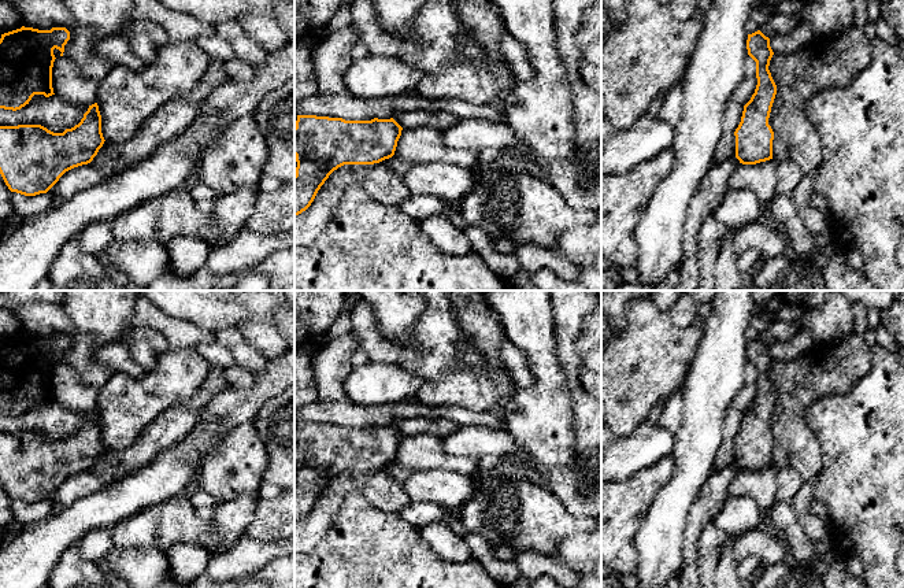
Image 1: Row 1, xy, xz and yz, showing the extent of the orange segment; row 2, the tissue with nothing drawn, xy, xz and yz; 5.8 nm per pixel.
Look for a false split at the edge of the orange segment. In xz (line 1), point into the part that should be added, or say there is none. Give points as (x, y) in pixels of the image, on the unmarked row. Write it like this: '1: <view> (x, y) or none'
1: none

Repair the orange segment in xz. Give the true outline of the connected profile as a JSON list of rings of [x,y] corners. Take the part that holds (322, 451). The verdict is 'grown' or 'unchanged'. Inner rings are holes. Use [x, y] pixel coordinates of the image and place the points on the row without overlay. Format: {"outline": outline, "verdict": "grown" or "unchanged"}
{"outline": [[[297,422],[294,522],[305,518],[329,482],[344,471],[374,471],[394,462],[403,434],[393,426],[345,428]]], "verdict": "unchanged"}

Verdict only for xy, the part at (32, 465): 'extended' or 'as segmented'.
as segmented

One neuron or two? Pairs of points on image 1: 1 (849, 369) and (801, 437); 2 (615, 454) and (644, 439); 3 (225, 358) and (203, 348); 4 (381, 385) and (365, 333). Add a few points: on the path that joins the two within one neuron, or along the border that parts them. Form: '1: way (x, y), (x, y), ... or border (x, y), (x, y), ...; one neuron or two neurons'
1: way (829, 373), (797, 405), (797, 417); one neuron
2: way (622, 454), (629, 454), (637, 446); one neuron
3: way (219, 355), (208, 351); one neuron
4: border (370, 361), (402, 365), (406, 369); two neurons

